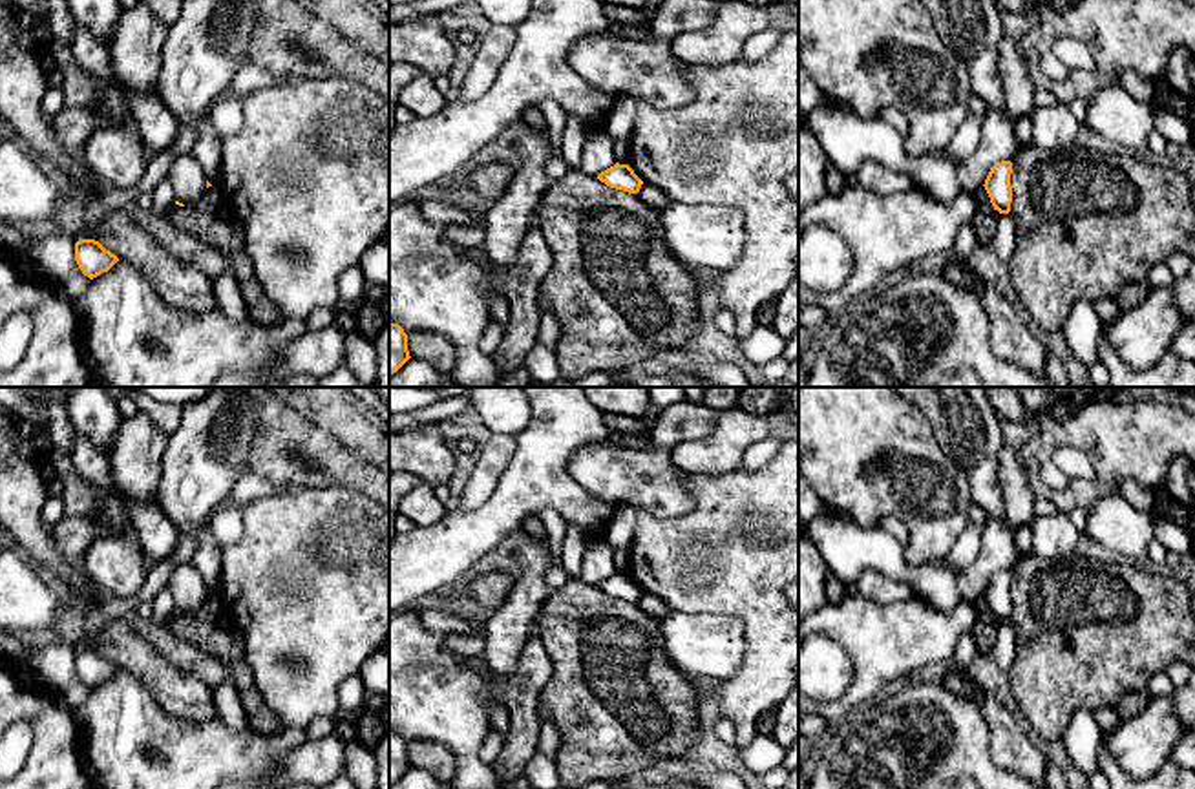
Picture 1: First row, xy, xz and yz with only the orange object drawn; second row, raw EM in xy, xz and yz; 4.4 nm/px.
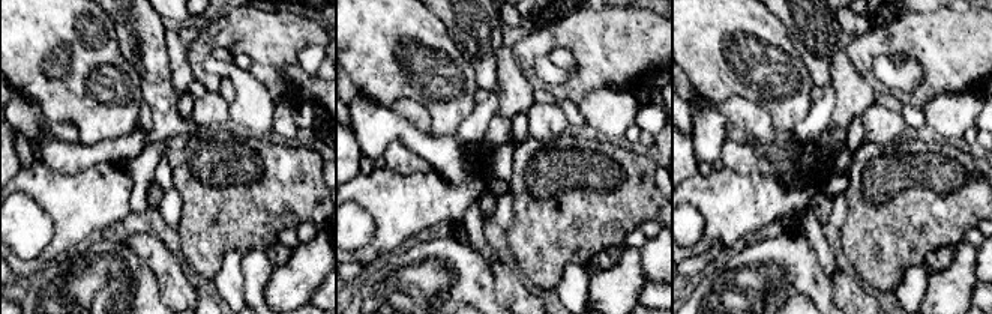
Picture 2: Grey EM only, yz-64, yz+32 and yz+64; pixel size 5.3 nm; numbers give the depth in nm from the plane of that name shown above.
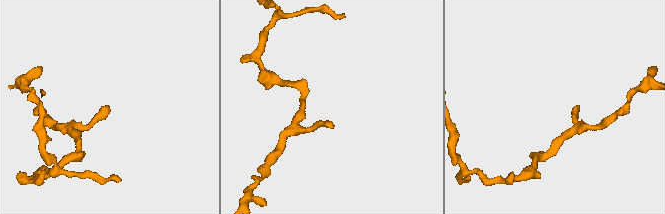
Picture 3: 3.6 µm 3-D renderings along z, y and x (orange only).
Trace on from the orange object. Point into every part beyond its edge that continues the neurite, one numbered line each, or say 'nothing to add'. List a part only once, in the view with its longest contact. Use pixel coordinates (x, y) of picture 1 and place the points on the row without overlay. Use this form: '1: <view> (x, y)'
nothing to add

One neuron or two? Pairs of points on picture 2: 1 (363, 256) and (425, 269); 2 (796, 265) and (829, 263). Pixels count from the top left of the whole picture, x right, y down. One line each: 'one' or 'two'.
1: two
2: two

